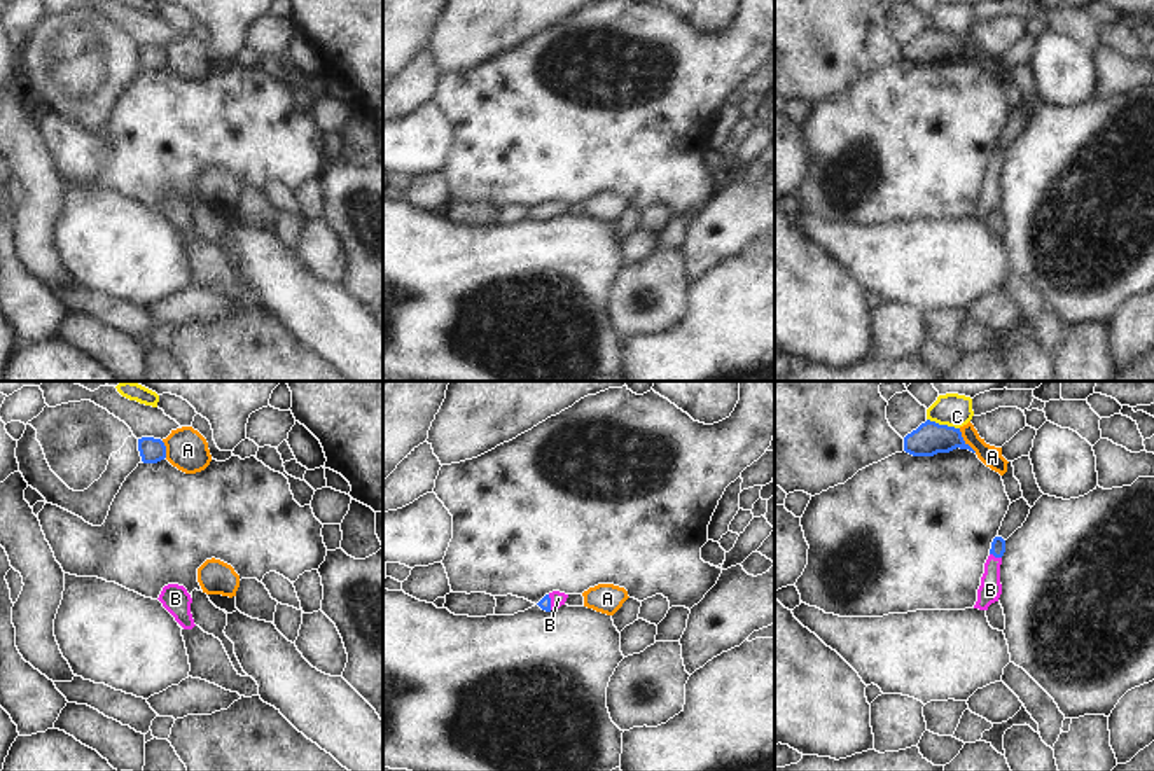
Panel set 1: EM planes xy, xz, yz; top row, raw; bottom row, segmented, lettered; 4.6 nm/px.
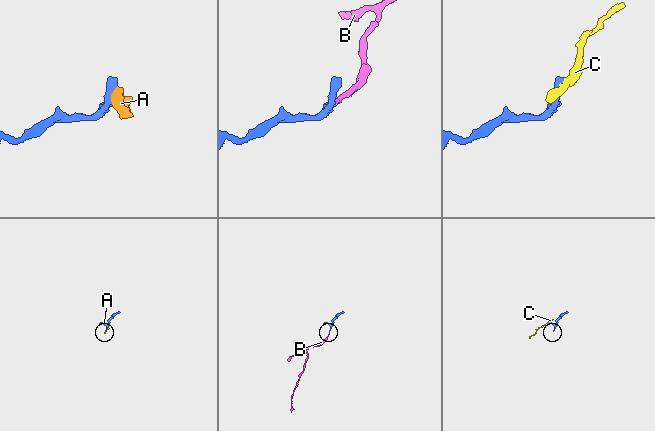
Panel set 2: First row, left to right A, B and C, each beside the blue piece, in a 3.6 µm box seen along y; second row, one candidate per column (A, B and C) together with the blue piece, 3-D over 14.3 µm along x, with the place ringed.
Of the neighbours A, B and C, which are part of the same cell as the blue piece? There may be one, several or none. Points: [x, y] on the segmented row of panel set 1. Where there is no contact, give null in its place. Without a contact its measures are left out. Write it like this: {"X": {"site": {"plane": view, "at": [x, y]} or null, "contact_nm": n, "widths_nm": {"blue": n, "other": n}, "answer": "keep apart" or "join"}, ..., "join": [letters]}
{"A": {"site": {"plane": "yz", "at": [964, 441]}, "contact_nm": 140, "widths_nm": {"blue": 150, "other": 100}, "answer": "keep apart"}, "B": {"site": {"plane": "yz", "at": [995, 556]}, "contact_nm": 60, "widths_nm": {"blue": 70, "other": 110}, "answer": "join"}, "C": {"site": {"plane": "yz", "at": [943, 425]}, "contact_nm": 160, "widths_nm": {"blue": 150, "other": 150}, "answer": "keep apart"}, "join": ["B"]}

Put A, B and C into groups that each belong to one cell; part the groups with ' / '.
A / B / C

